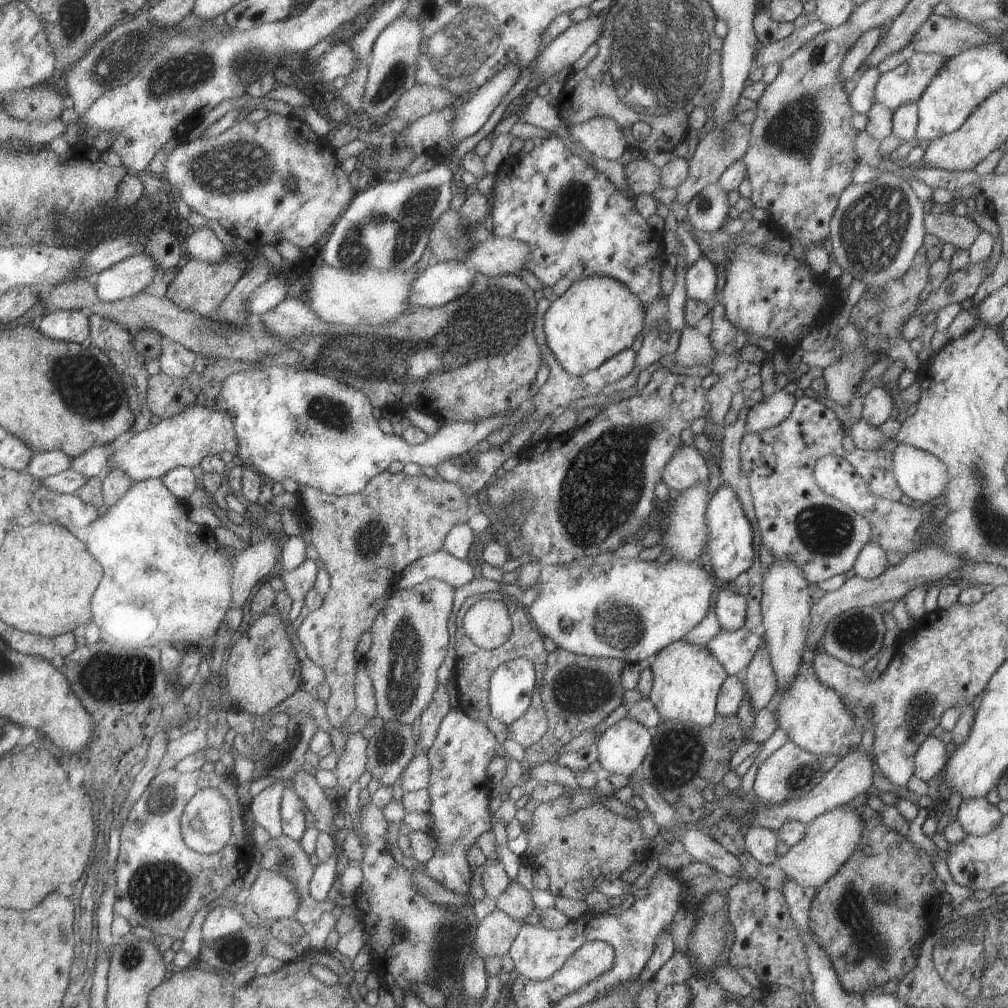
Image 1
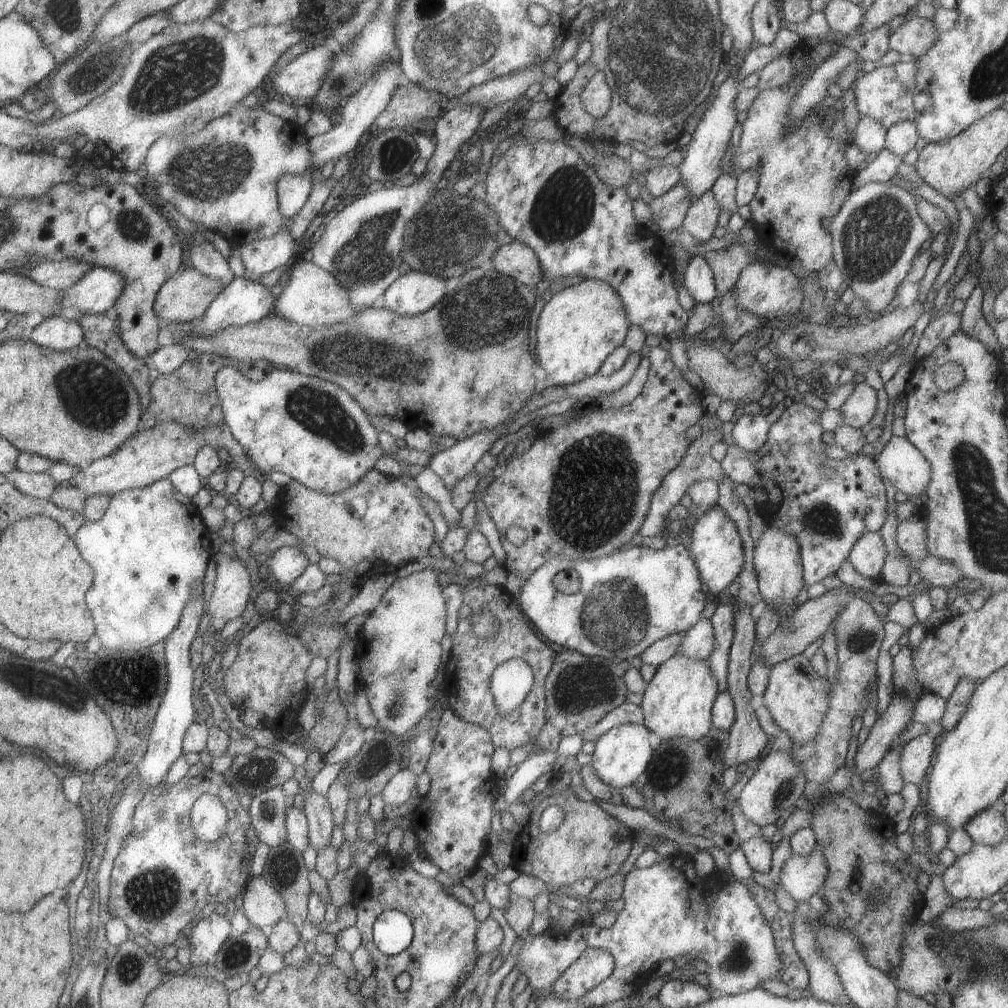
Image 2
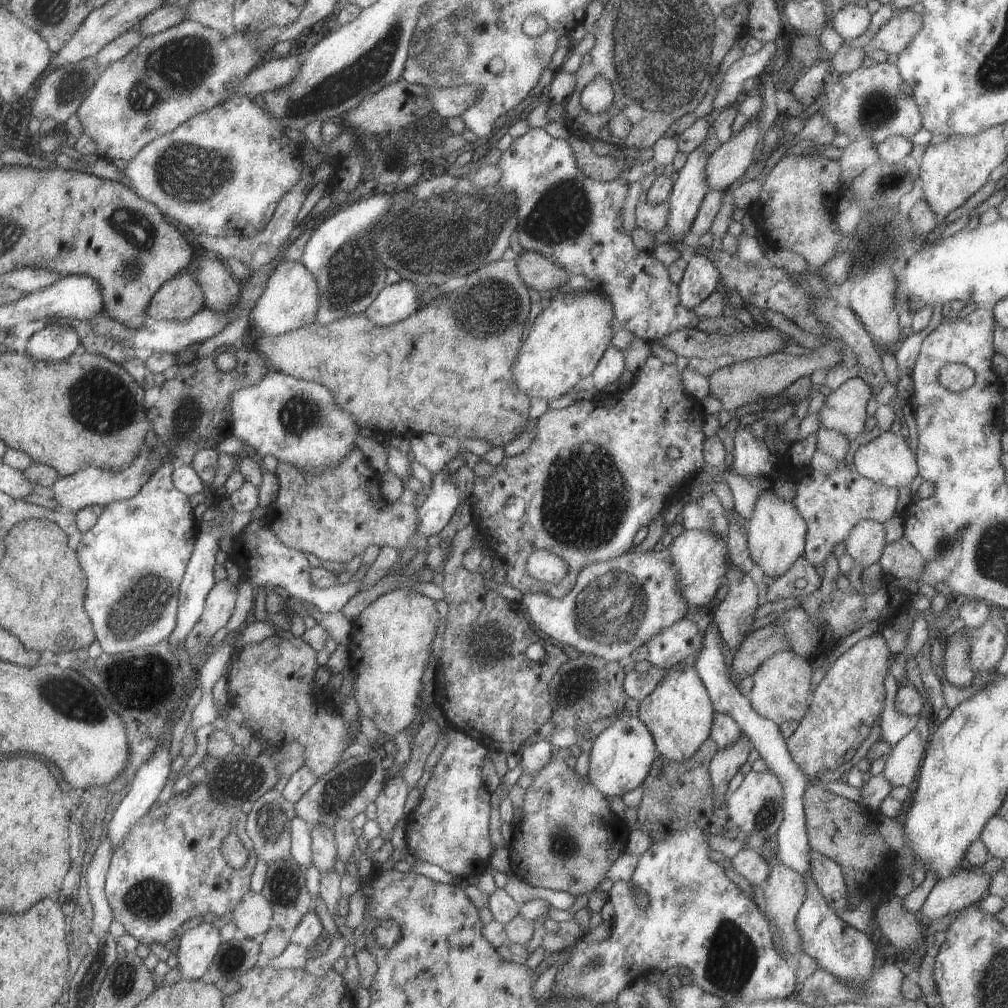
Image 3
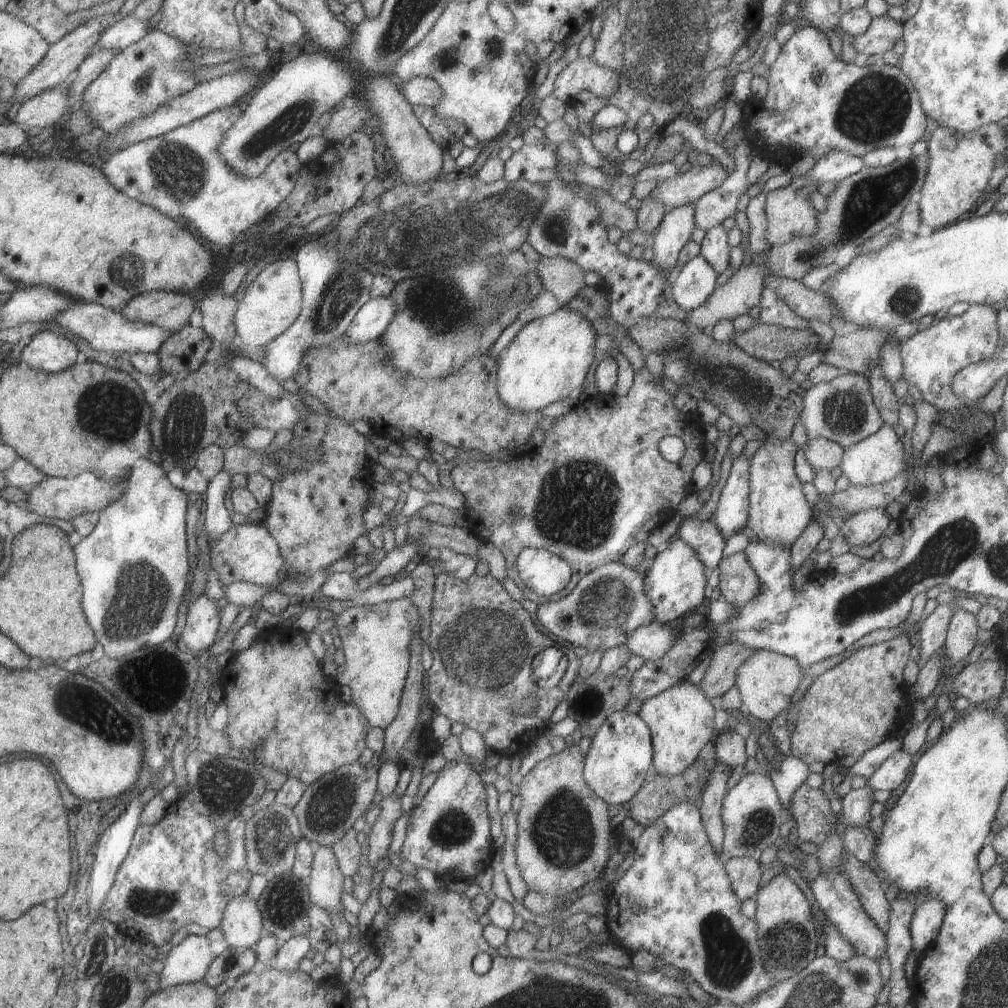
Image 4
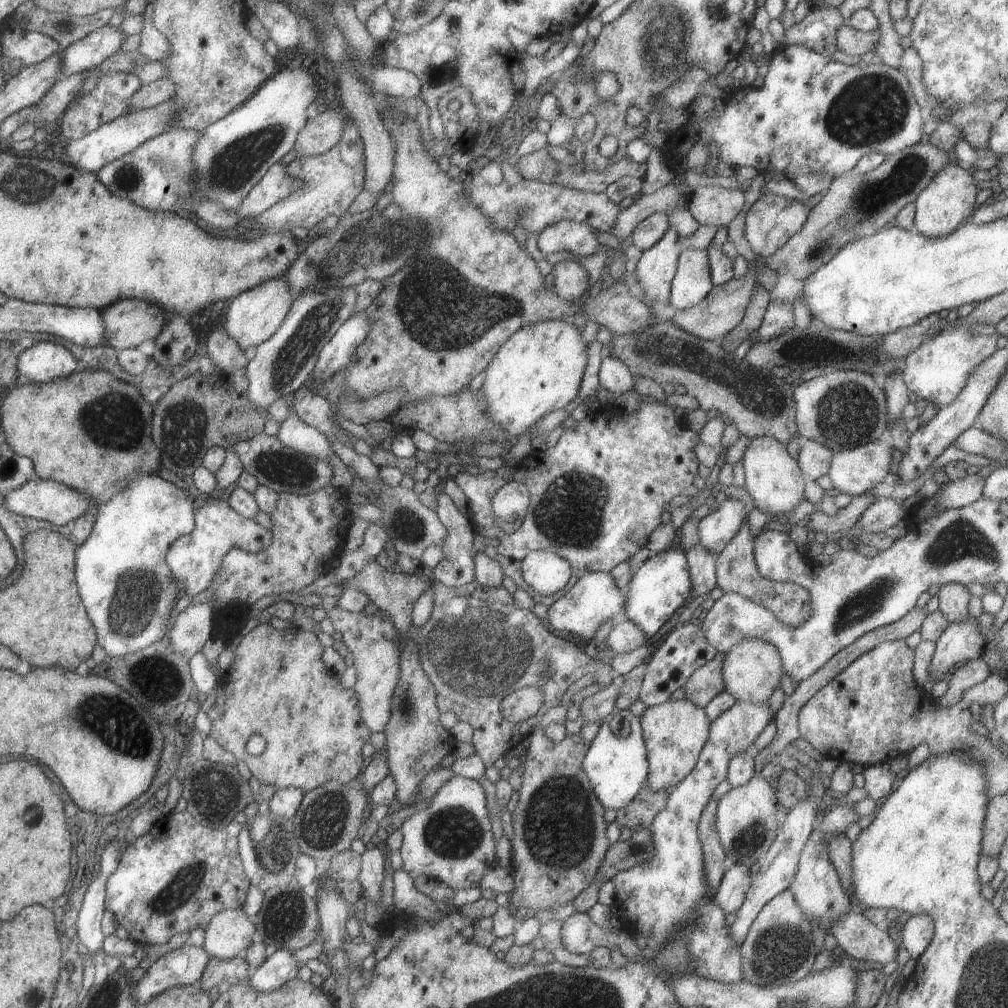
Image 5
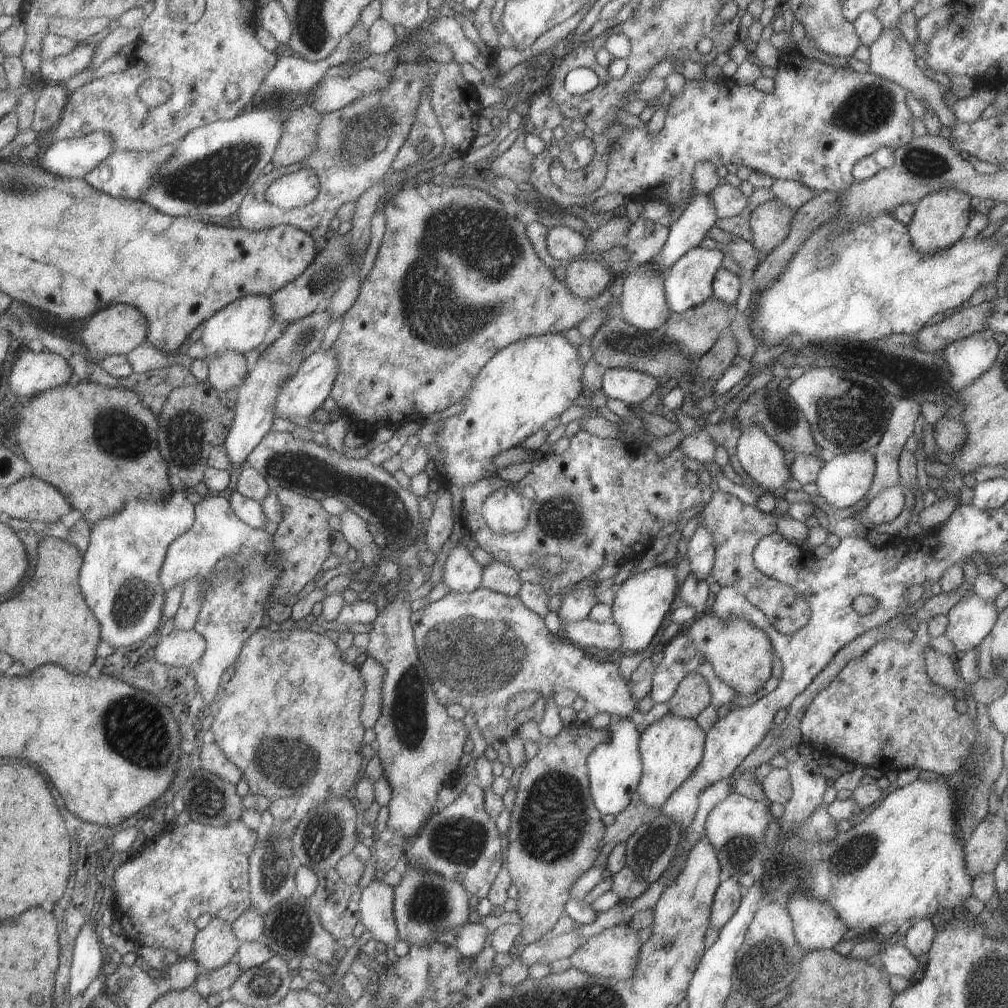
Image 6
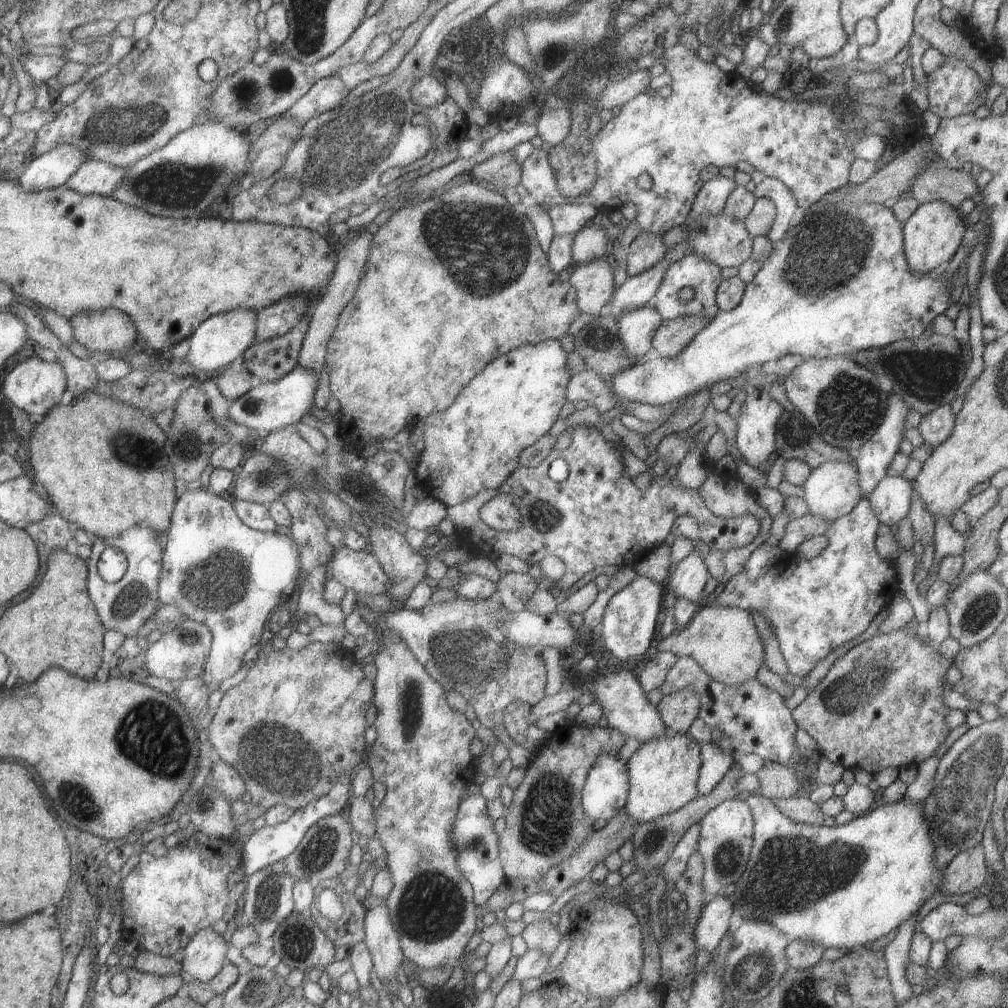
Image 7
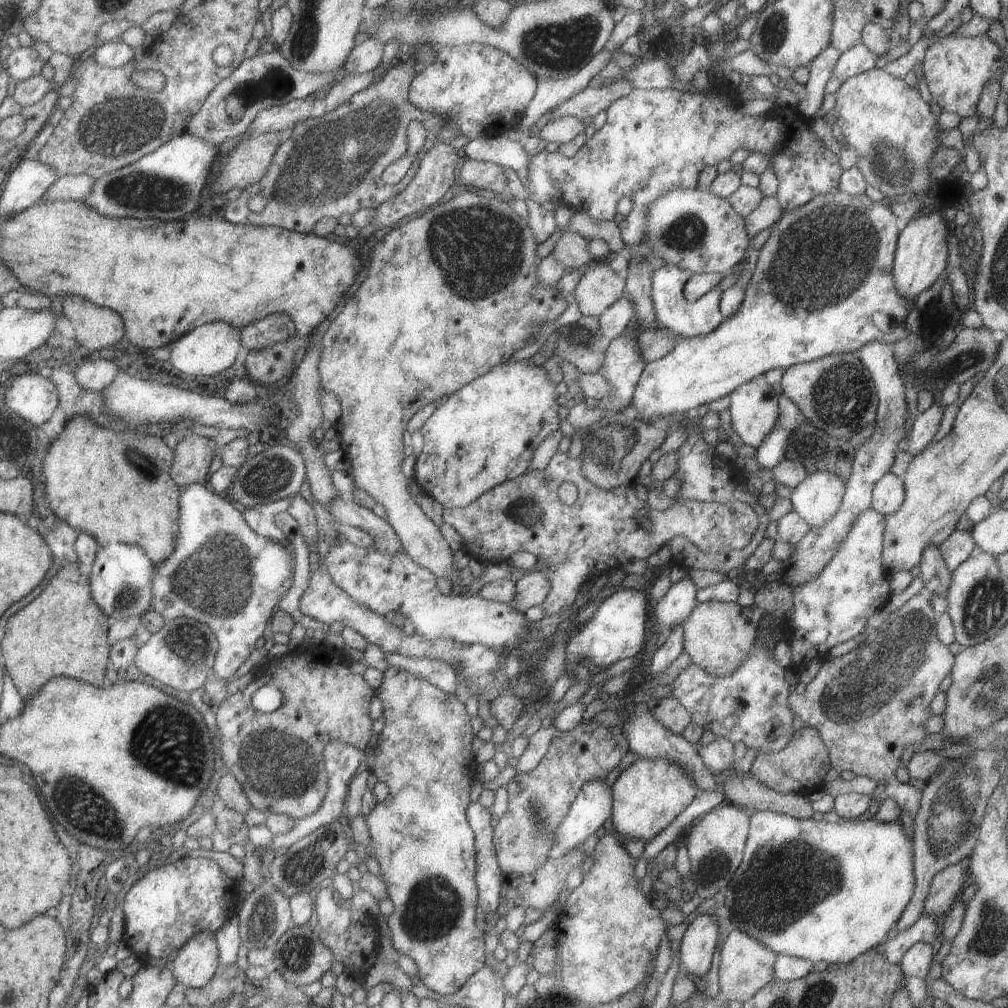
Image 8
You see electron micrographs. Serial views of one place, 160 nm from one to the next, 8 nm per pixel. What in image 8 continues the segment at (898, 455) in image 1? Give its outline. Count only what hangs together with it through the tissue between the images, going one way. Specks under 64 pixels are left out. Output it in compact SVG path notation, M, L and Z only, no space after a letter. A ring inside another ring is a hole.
M829 471L808 474L791 490L793 510L811 527L820 527L838 510L846 489L844 480Z

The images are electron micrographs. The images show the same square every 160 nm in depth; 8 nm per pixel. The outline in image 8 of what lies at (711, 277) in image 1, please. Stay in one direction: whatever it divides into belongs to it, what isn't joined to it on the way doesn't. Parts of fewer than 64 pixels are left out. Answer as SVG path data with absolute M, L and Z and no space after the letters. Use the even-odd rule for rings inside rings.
M664 265L653 271L652 282L652 305L657 323L672 330L681 338L688 338L710 333L724 319L721 316L718 302L721 296L721 288L715 285L705 292L694 302L686 301L682 290L685 281L691 277L688 270L680 269L675 265Z

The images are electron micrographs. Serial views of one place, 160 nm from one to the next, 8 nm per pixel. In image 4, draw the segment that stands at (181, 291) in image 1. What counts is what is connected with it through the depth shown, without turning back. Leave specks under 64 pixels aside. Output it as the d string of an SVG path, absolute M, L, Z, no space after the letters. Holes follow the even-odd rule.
M151 291L132 297L120 311L133 322L144 322L177 332L187 323L195 302L191 294L177 291Z

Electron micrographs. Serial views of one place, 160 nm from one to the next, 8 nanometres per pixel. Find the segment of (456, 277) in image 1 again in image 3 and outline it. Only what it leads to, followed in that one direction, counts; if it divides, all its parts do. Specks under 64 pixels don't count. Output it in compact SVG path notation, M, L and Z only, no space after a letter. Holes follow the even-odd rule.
M411 282L386 284L364 310L364 317L373 325L395 324L417 312L422 306L420 294L419 288Z

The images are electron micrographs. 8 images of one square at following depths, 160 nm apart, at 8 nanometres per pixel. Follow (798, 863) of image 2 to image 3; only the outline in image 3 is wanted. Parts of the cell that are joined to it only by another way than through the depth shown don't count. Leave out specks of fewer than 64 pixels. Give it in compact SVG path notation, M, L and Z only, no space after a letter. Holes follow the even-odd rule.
M777 862L770 868L764 888L766 906L763 914L765 918L771 918L779 926L780 940L778 944L787 952L779 952L778 946L775 950L783 958L791 954L798 956L802 953L795 917L799 907L803 904L805 895L804 878L795 872L795 869L789 868L781 862Z

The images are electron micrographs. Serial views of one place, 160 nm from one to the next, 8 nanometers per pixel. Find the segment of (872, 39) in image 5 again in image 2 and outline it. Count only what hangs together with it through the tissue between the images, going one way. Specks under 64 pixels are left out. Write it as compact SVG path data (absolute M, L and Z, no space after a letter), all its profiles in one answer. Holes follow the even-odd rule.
M913 16L888 36L888 48L906 58L924 55L936 40L936 26L931 19Z

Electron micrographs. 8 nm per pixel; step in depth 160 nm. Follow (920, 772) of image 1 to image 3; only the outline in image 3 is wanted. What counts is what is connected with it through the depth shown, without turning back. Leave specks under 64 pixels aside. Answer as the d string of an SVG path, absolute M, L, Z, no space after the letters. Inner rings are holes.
M920 716L916 725L891 747L881 773L892 787L908 787L920 773L920 762L929 743L927 738L927 719Z

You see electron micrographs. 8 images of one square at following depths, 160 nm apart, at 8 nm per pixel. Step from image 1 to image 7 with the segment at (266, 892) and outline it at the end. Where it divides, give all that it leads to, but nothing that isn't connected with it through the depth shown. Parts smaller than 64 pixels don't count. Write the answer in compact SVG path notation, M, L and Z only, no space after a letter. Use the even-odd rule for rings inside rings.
M211 926L198 930L185 945L181 961L182 972L188 979L207 982L227 961L225 942Z

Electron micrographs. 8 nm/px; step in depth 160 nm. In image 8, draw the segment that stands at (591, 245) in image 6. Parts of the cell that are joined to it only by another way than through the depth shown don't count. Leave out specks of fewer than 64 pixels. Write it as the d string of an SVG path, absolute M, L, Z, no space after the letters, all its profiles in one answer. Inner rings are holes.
M567 230L555 242L552 253L566 271L581 271L595 261L587 249L588 242L584 236Z

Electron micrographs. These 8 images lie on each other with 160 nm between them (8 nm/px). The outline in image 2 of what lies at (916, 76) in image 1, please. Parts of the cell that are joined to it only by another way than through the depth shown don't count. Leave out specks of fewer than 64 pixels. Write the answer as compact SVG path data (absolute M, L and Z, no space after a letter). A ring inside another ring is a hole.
M911 57L901 63L886 67L877 67L868 73L861 73L855 80L854 97L860 116L870 116L885 128L900 120L914 120L914 104L912 101L917 61Z

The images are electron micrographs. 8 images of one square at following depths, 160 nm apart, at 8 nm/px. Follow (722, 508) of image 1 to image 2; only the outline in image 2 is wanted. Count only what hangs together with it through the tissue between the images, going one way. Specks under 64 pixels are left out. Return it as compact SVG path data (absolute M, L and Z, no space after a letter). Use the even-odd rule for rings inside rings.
M715 505L697 517L691 528L691 543L687 547L697 567L704 592L719 594L741 572L744 563L743 545L735 523L725 517L724 510Z

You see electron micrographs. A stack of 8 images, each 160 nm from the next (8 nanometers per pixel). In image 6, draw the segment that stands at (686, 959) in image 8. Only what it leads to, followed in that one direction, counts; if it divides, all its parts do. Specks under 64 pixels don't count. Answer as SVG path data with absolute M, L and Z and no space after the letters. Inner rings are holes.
M729 877L720 882L715 889L712 905L710 906L710 926L719 930L731 915L737 910L740 903L741 892L737 877Z

